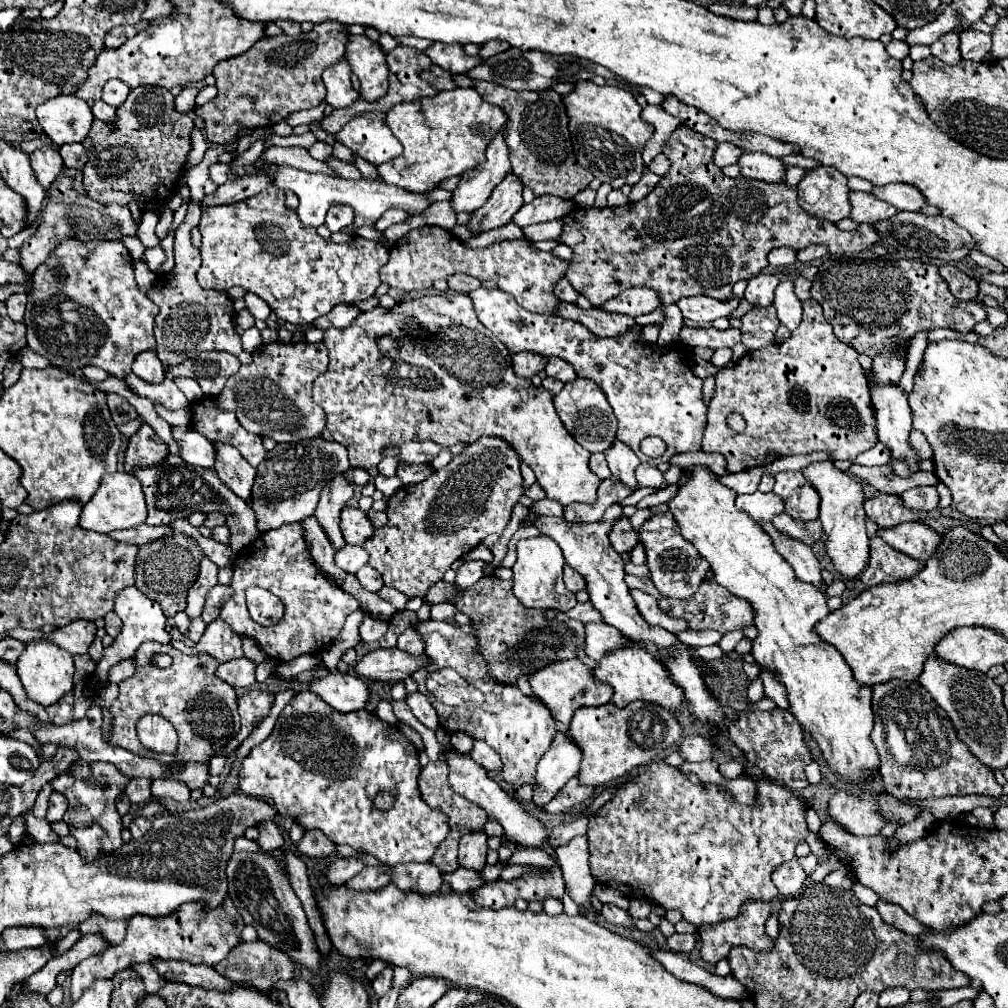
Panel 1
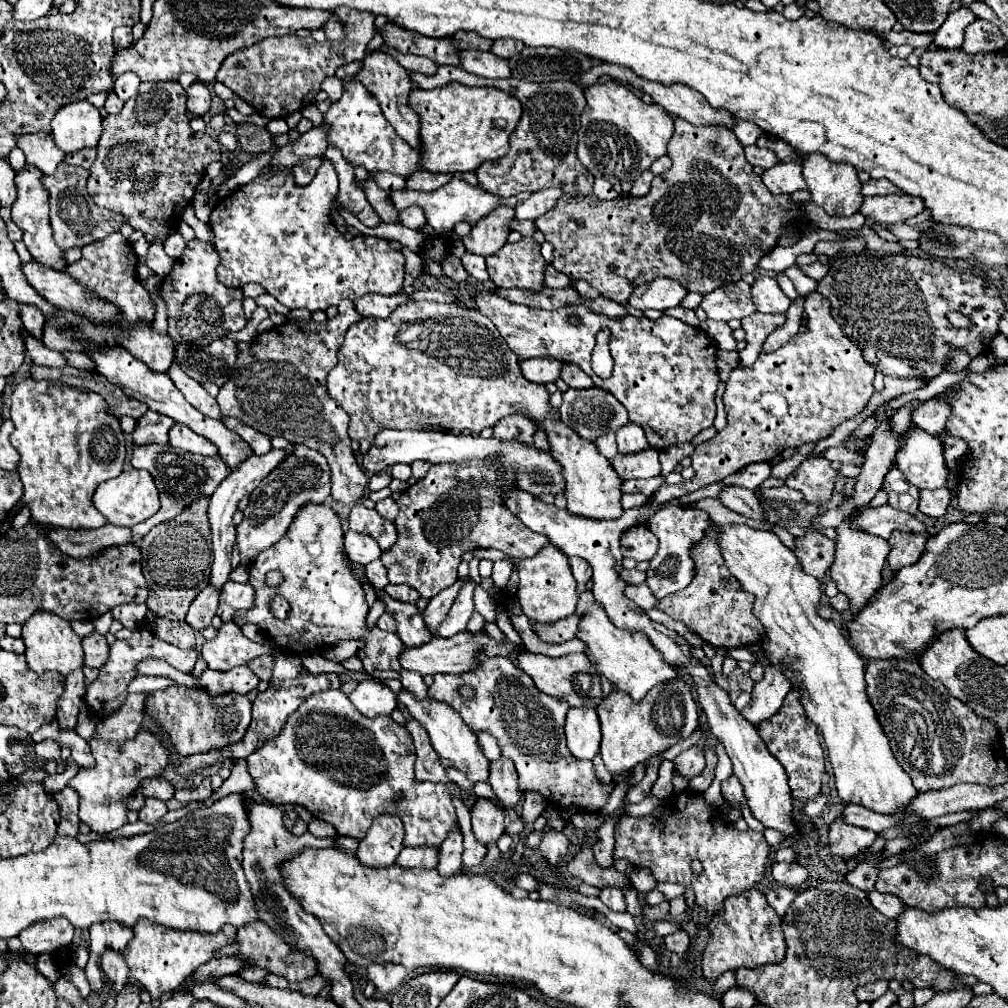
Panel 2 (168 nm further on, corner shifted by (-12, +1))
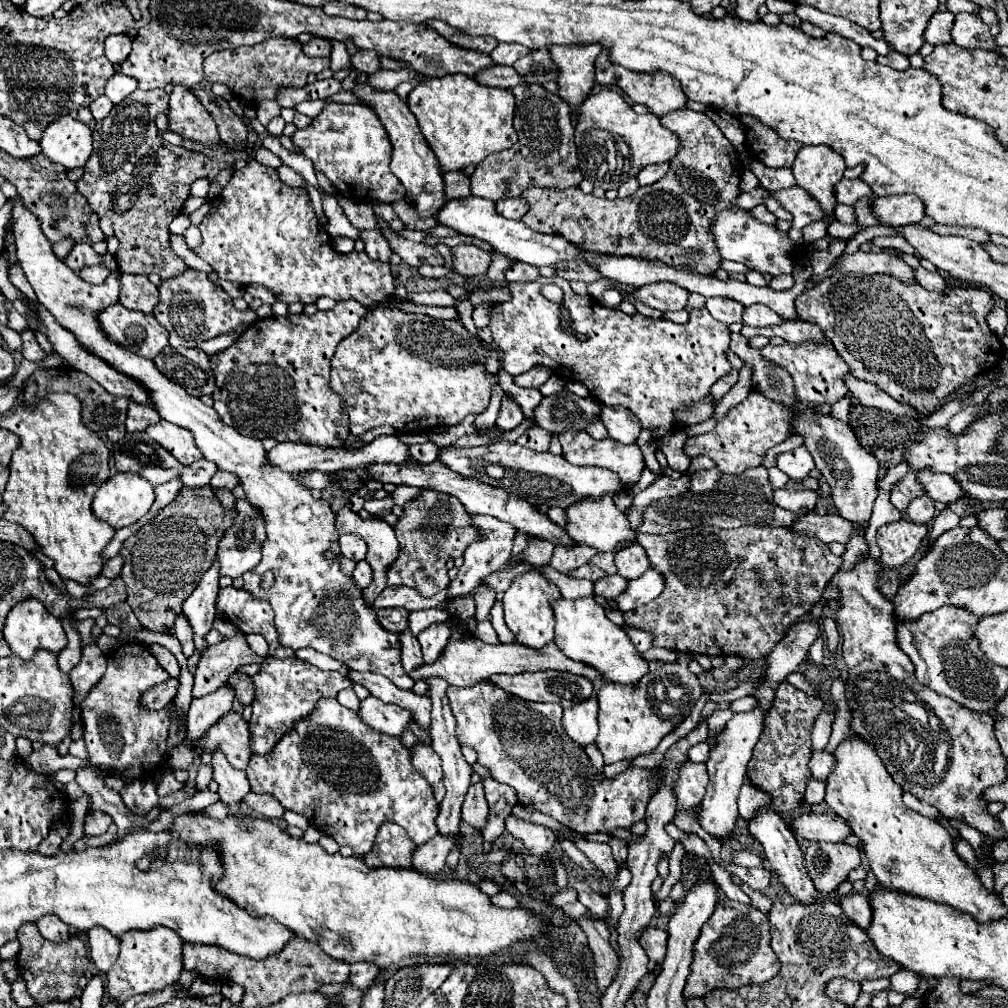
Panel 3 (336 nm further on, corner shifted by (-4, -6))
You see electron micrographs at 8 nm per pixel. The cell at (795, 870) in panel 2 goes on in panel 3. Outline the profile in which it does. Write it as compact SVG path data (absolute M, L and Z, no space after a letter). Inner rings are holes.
M730 866L730 872L736 874L744 884L748 884L754 890L764 890L770 884L772 874L764 868L742 868L742 866Z

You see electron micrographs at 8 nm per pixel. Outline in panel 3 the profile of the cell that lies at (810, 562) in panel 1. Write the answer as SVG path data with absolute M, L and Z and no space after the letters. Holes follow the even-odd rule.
M710 468L710 470L700 470L700 472L694 472L690 474L690 484L692 484L692 492L696 494L706 494L710 492L716 482L720 480L720 472L716 472L716 468Z

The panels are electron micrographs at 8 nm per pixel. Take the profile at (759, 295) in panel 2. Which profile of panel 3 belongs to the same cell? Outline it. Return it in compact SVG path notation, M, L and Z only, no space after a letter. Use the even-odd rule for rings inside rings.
M752 304L744 308L744 324L748 326L776 326L780 322L782 318L764 304Z

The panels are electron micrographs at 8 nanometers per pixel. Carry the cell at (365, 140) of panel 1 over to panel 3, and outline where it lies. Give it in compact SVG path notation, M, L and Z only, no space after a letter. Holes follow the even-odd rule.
M328 104L312 120L312 128L296 130L292 142L314 162L316 170L322 170L338 192L354 202L380 200L396 202L404 198L404 186L390 172L392 144L378 120L376 112L364 104Z

